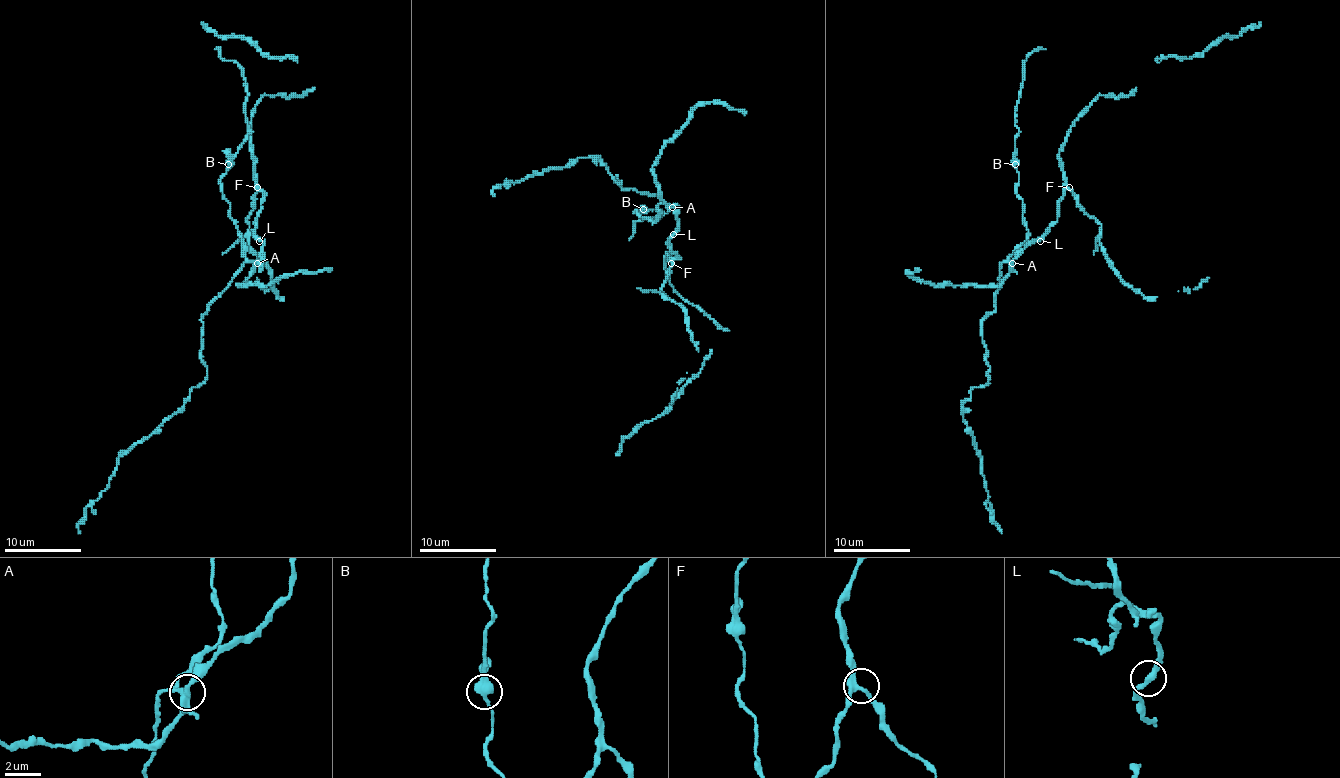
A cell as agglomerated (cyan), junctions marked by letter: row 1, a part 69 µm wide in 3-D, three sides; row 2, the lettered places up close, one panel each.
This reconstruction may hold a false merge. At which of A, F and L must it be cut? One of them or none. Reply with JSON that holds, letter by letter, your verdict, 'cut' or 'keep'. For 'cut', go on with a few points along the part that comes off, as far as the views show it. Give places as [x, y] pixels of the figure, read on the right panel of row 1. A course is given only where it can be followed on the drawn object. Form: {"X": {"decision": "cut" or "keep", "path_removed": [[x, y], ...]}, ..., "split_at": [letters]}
{"A": {"decision": "cut", "path_removed": [[1013, 262], [999, 266], [996, 308], [984, 320], [988, 377], [963, 404], [992, 520], [1001, 533]]}, "F": {"decision": "keep"}, "L": {"decision": "keep"}, "split_at": ["A"]}

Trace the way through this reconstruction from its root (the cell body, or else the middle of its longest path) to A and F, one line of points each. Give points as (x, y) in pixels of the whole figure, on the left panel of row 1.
A: (259, 237), (263, 241), (263, 258), (257, 262)
F: (259, 237), (255, 233), (255, 222), (263, 193), (257, 187)

